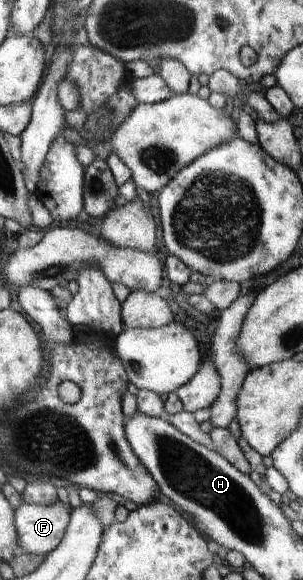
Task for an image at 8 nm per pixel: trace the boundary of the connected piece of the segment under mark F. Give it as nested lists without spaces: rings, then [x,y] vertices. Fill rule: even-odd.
[[[64,502],[49,505],[22,504],[16,511],[20,553],[47,556],[64,539],[71,523],[71,507]]]

